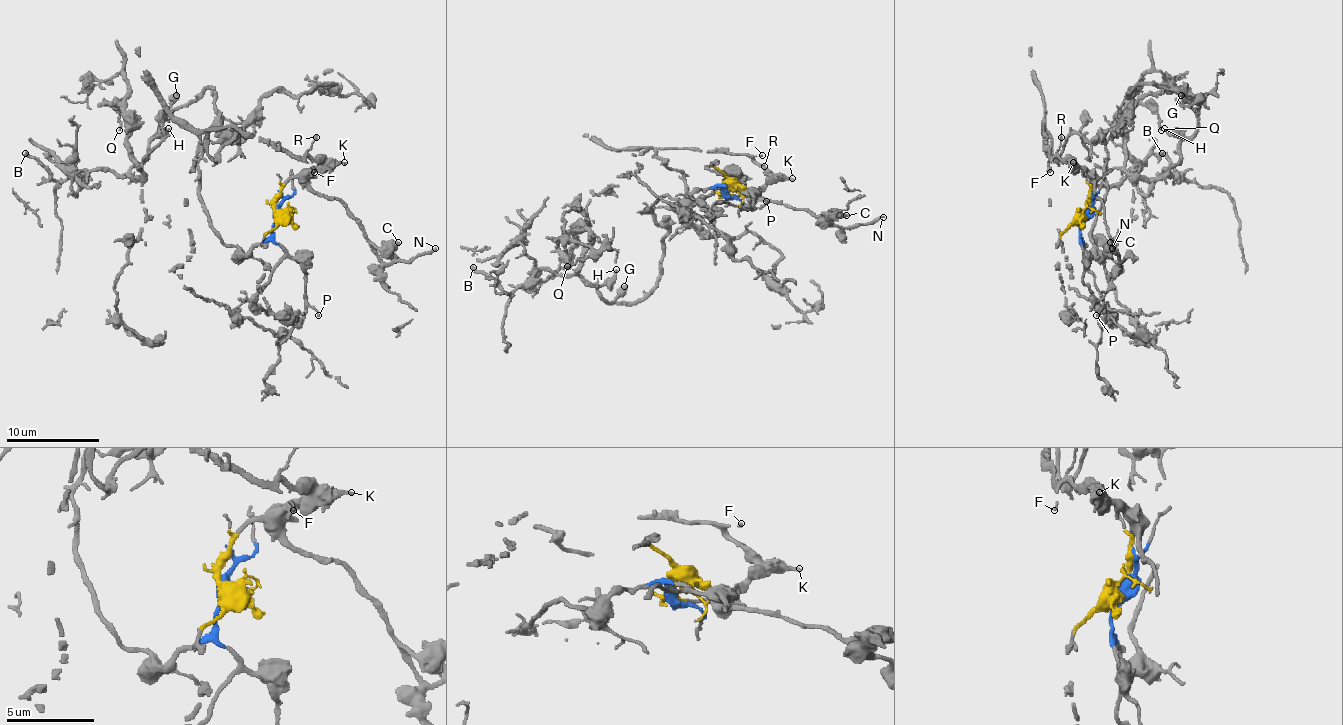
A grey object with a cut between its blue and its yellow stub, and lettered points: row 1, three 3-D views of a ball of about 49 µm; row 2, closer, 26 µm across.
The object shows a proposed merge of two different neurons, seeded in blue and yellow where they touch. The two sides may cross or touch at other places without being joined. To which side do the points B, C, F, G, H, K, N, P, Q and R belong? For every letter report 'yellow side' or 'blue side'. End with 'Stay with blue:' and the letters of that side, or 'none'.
B: blue side
C: yellow side
F: yellow side
G: blue side
H: blue side
K: yellow side
N: yellow side
P: blue side
Q: blue side
R: yellow side
Stay with blue: B, G, H, P, Q

